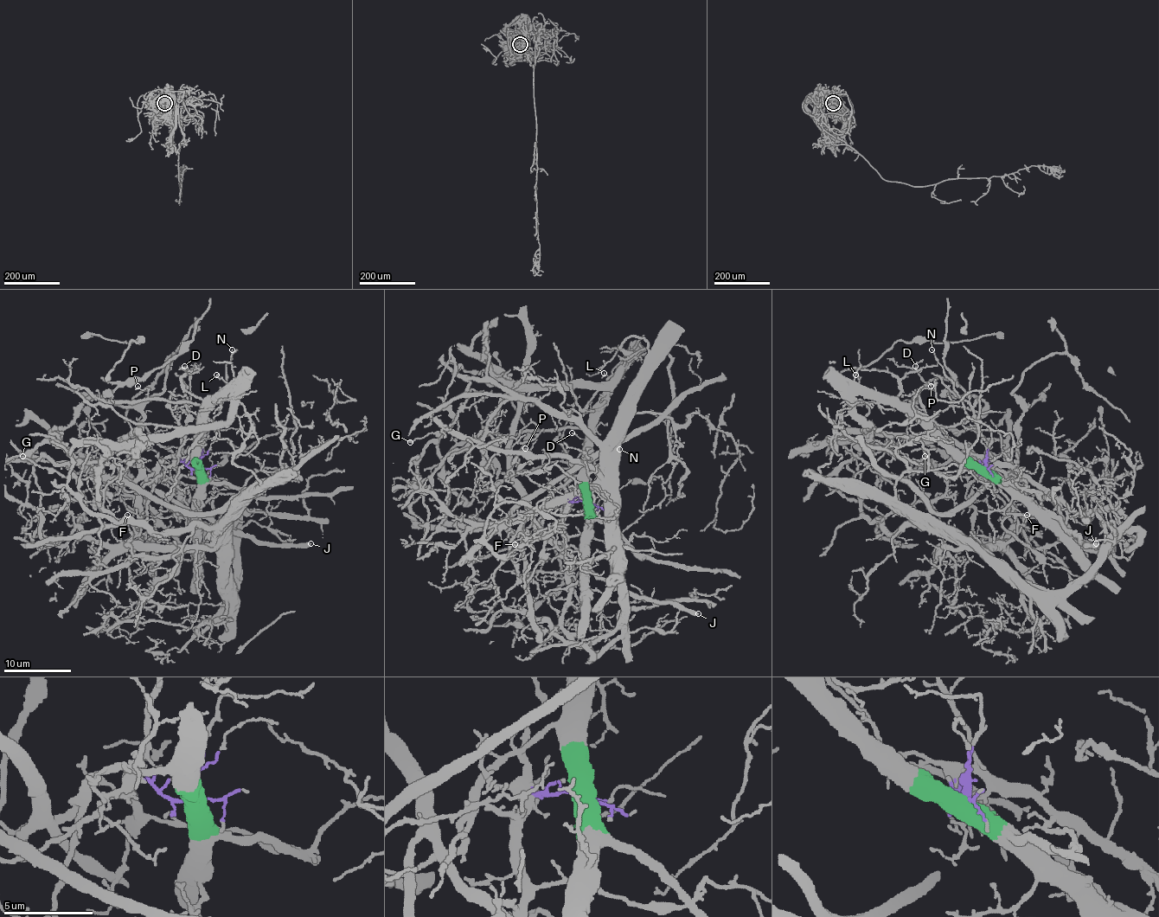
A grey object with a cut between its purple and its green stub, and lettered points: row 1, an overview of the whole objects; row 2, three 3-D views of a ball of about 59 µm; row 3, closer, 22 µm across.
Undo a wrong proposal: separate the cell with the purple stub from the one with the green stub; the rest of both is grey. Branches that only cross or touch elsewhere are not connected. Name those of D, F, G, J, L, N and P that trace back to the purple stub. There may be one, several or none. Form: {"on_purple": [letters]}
{"on_purple": ["F", "G"]}

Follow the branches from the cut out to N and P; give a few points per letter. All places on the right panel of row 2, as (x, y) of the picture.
N: (985, 467), (967, 461), (935, 429), (935, 424), (957, 426), (967, 413), (953, 382), (931, 349)
P: (985, 467), (967, 461), (912, 406), (912, 399), (923, 388), (931, 388), (930, 386)

